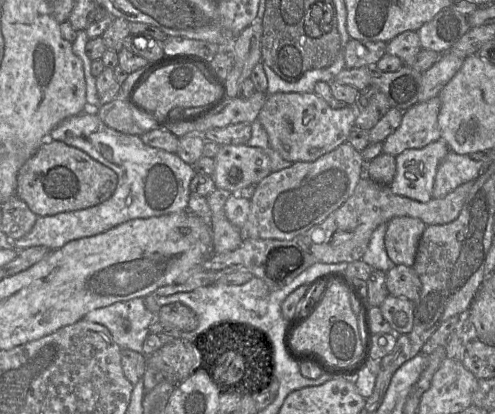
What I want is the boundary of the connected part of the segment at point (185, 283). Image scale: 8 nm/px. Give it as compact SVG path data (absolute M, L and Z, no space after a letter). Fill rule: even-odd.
M363 176L352 196L322 223L291 240L243 239L241 245L232 251L213 254L202 263L183 273L171 284L161 286L144 297L145 306L158 314L158 298L178 292L189 292L211 285L228 273L247 271L260 278L271 289L281 289L292 282L300 273L315 263L350 263L360 260L370 242L373 231L392 218L408 216L418 218L425 225L442 225L454 221L465 203L473 181L462 184L442 199L432 198L426 203L394 194L389 186L374 182Z

